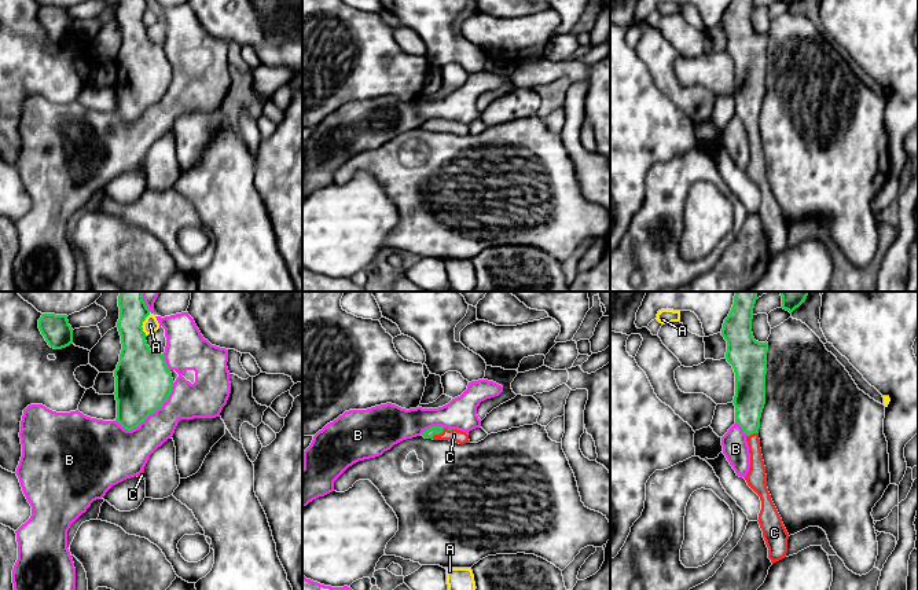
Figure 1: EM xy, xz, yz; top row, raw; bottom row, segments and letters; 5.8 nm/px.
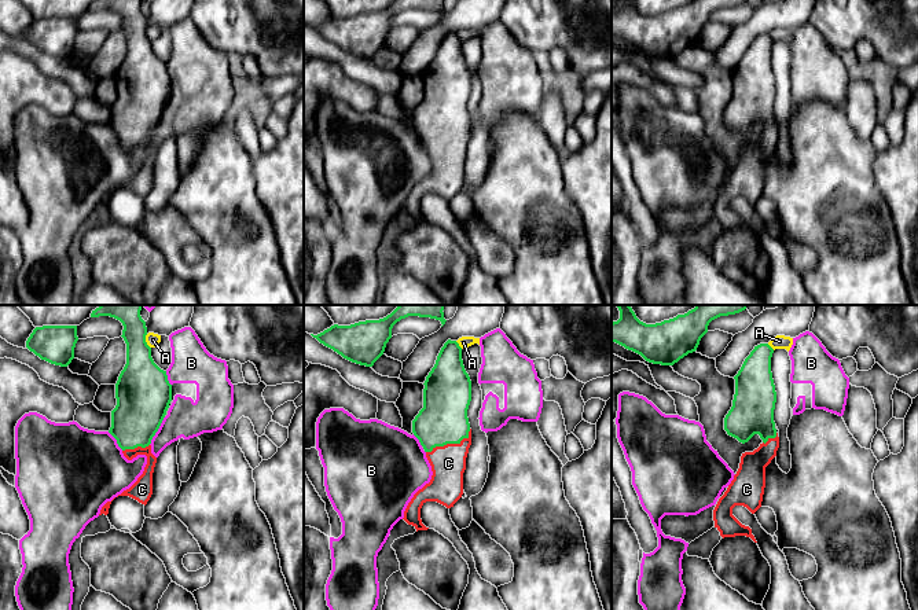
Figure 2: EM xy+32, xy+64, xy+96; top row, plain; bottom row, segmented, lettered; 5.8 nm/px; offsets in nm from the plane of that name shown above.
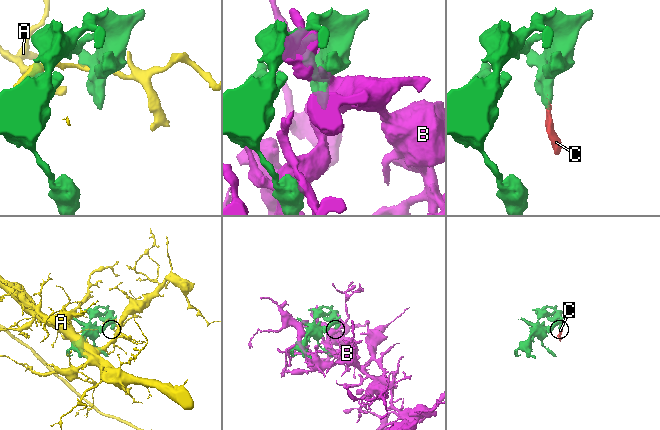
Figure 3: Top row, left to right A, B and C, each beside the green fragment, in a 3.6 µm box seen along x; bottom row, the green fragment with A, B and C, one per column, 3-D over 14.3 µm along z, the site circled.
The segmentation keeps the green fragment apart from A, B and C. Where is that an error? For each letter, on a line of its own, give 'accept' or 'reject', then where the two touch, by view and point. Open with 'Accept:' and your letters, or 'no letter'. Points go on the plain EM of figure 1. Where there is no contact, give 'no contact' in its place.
Accept: C
A: reject | xy (142, 17)
B: reject | xy (150, 105)
C: accept | xz (437, 125)

